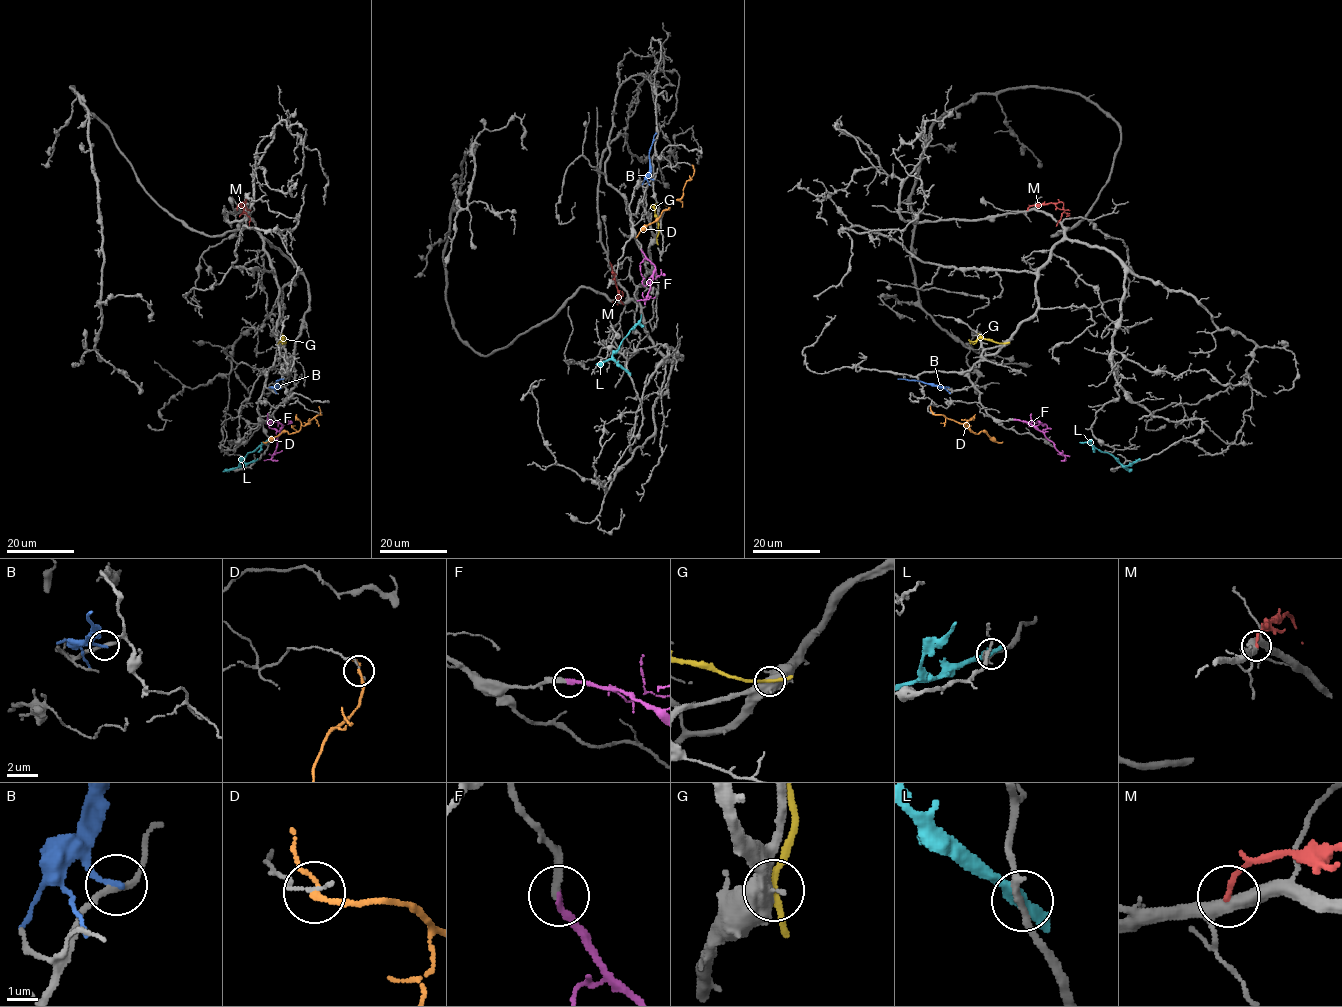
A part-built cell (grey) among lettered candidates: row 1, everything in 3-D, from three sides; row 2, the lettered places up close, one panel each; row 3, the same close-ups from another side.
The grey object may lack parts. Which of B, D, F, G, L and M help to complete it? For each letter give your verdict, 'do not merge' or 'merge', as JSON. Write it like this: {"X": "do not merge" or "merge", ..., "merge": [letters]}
{"B": "do not merge", "D": "do not merge", "F": "merge", "G": "do not merge", "L": "do not merge", "M": "do not merge", "merge": ["F"]}

